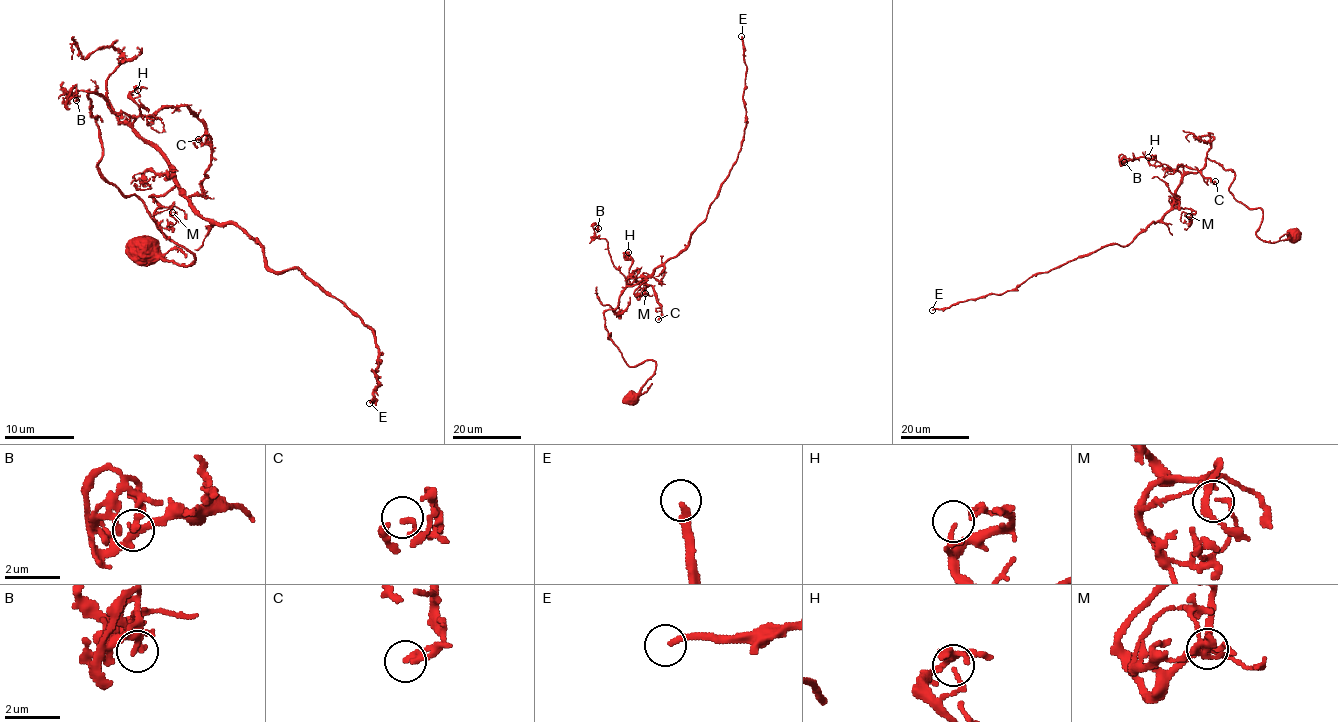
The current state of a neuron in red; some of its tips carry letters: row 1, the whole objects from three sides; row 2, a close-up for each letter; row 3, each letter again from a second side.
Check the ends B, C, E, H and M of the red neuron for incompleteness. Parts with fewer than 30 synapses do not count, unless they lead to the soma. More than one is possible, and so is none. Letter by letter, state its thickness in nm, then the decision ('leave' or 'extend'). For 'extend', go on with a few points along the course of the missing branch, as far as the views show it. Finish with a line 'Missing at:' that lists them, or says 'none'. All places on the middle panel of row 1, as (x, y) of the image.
B: 200 nm thick; leave
C: 220 nm thick; leave
E: 220 nm thick; extend
H: 170 nm thick; leave
M: 100 nm thick; leave
Missing at: E

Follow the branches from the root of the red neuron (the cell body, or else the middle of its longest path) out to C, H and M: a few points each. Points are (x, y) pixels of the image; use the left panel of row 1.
C: (148, 252), (195, 259), (99, 170), (88, 95), (130, 123), (184, 106), (205, 127), (198, 139)
H: (148, 252), (195, 259), (99, 170), (88, 99), (99, 93), (132, 123), (146, 107), (137, 90)
M: (148, 252), (195, 259), (99, 170), (90, 93), (165, 160), (155, 219), (172, 212)

